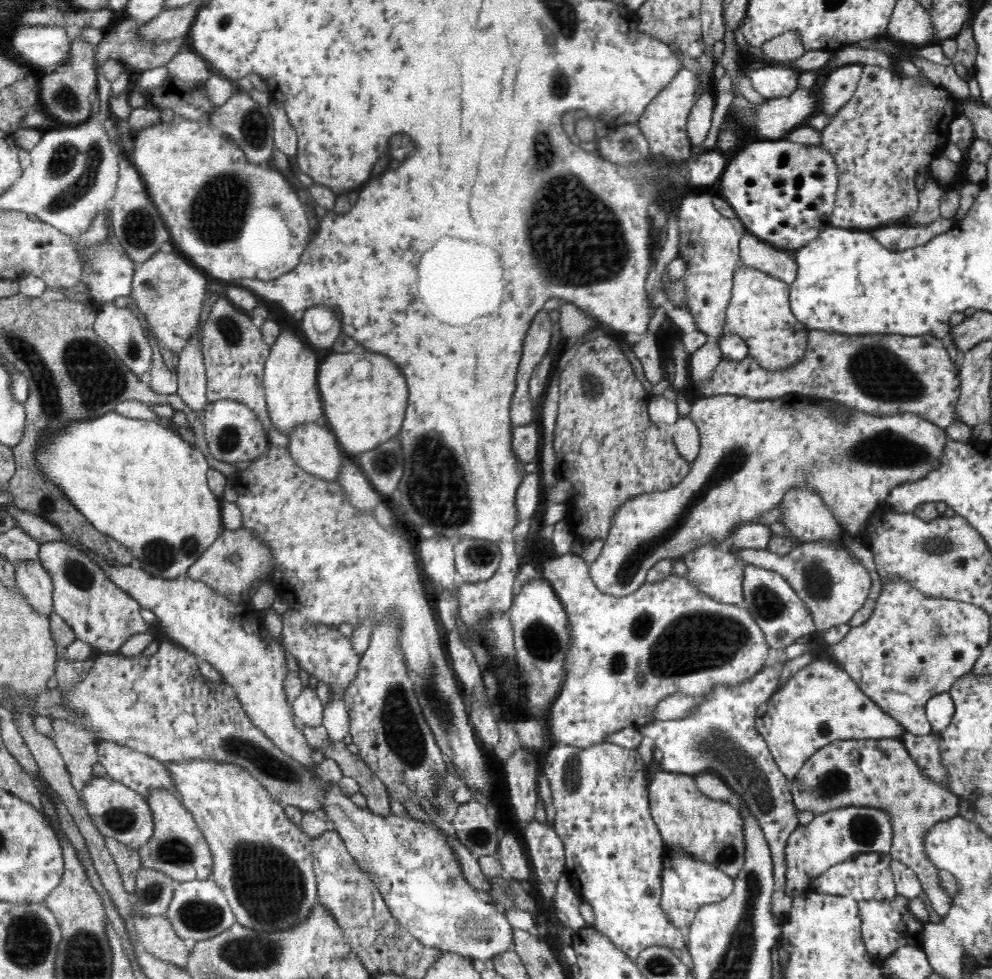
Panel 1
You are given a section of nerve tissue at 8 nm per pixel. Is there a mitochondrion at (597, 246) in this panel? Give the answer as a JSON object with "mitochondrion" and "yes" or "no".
{"mitochondrion":"yes"}

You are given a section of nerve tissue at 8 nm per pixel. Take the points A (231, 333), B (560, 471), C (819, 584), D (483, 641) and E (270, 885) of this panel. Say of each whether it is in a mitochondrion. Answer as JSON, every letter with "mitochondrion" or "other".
{"A":"mitochondrion","B":"other","C":"mitochondrion","D":"other","E":"mitochondrion"}

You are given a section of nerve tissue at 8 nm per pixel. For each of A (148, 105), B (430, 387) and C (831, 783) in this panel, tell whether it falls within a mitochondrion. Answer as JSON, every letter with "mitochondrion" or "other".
{"A":"other","B":"other","C":"mitochondrion"}

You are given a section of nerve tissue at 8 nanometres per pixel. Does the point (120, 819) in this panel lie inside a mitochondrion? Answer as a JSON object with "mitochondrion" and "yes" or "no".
{"mitochondrion":"yes"}

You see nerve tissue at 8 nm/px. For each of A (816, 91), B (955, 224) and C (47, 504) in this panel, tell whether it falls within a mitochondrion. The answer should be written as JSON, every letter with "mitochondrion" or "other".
{"A":"other","B":"other","C":"mitochondrion"}

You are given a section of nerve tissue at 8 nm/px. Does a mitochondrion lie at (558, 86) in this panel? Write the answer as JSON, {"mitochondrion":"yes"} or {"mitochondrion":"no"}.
{"mitochondrion":"yes"}

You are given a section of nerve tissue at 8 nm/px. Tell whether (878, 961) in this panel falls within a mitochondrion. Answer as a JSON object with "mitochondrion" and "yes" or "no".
{"mitochondrion":"no"}

